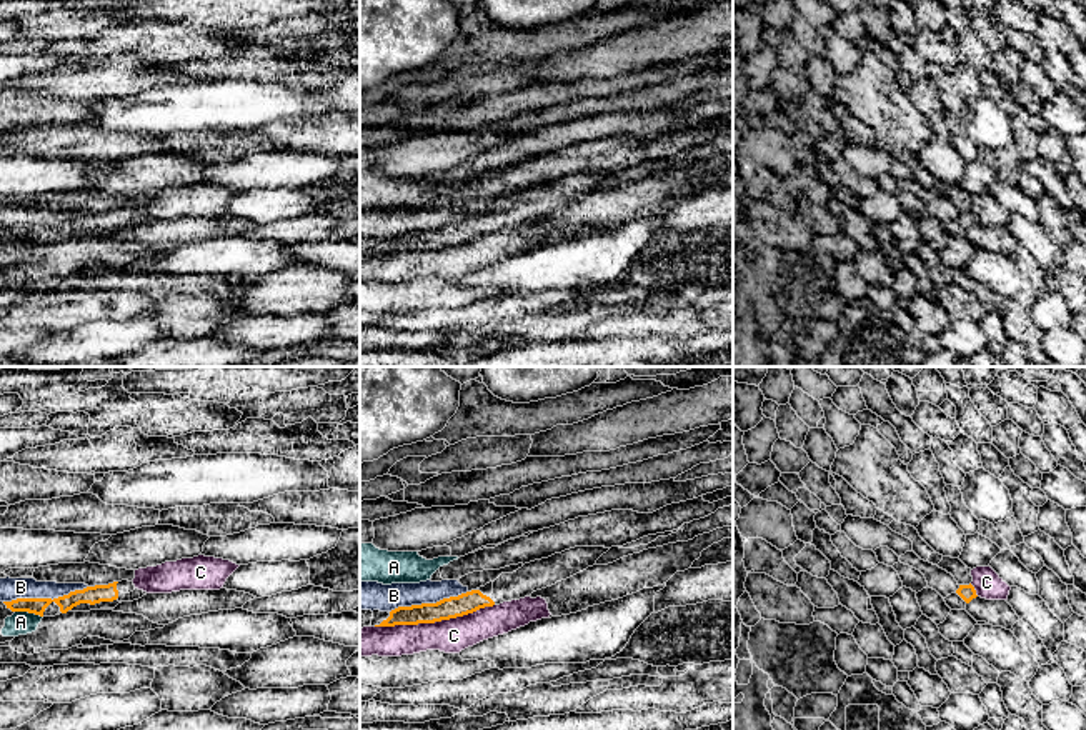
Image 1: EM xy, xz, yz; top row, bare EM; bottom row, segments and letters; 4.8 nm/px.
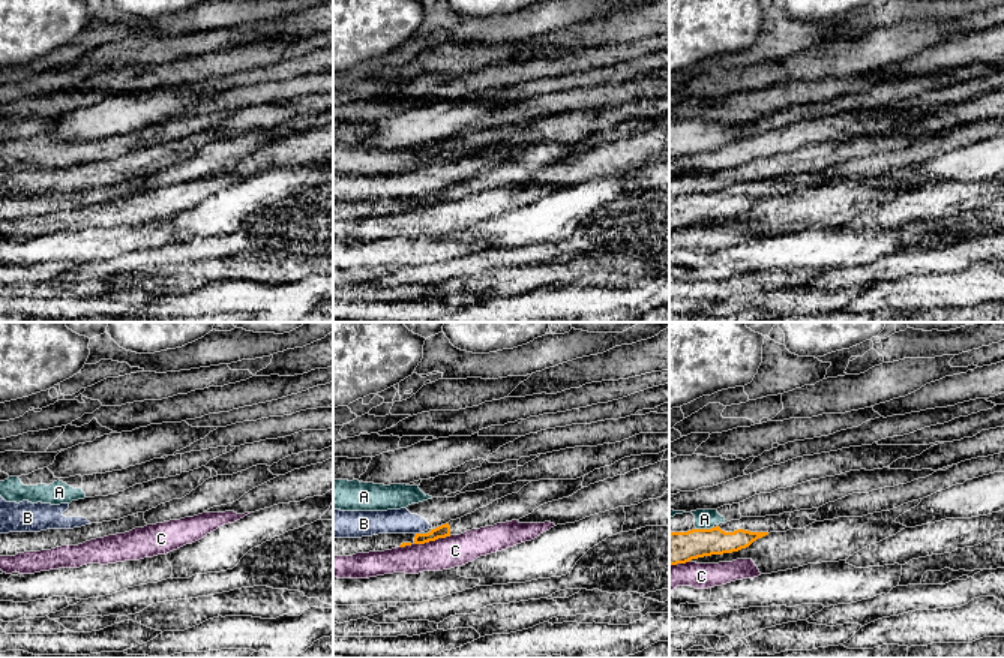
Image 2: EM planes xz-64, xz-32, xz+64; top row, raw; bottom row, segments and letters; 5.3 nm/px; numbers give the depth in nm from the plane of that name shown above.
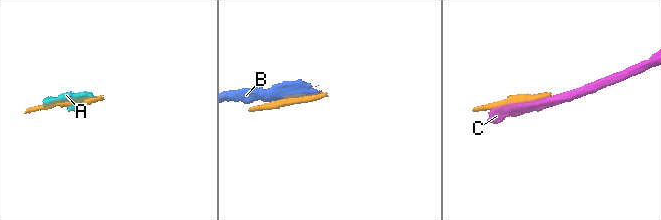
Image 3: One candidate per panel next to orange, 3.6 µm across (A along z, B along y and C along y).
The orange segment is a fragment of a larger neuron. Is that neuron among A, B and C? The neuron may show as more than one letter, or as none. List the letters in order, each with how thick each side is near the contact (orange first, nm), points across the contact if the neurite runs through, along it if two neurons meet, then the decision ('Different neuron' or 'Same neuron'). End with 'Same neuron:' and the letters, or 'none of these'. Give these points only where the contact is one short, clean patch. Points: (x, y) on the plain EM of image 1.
A: Thickness 80 nm (orange) against 110 nm. Boundary: xy (15, 237), (42, 244). Different neuron
B: Thickness 90 nm (orange) against 110 nm. Different neuron
C: Thickness 100 nm (orange) against 160 nm. Different neuron
Same neuron: none of these

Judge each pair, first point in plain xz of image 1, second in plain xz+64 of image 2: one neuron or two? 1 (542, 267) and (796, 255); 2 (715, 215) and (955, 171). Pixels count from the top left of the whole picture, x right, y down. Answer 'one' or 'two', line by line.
1: one
2: two

